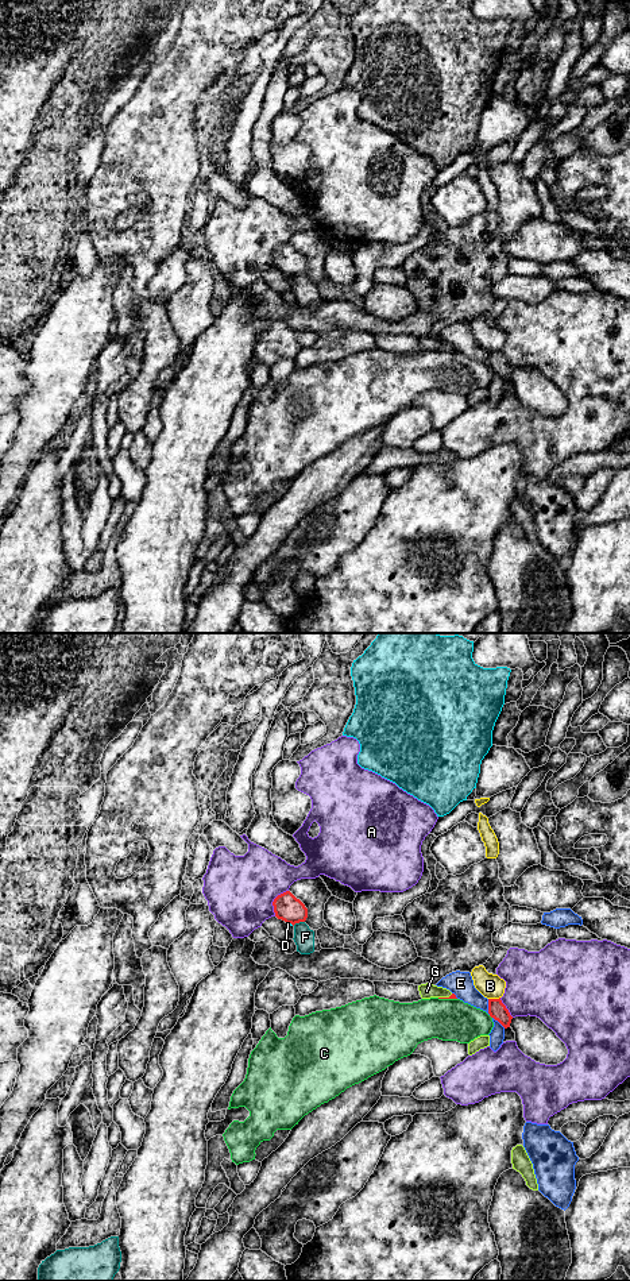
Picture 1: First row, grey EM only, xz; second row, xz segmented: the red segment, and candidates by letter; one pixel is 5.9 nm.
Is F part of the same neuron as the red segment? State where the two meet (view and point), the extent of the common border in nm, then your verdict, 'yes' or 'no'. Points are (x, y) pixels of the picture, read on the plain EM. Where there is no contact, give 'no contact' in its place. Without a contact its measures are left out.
xz (298, 274) | 80 nm | no

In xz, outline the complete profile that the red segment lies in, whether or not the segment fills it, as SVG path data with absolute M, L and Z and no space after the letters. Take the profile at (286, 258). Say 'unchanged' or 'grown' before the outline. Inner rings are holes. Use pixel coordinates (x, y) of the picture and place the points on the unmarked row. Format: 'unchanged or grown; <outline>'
unchanged; M290 243L278 247L274 251L273 258L275 269L293 278L305 274L308 270L308 261Z

